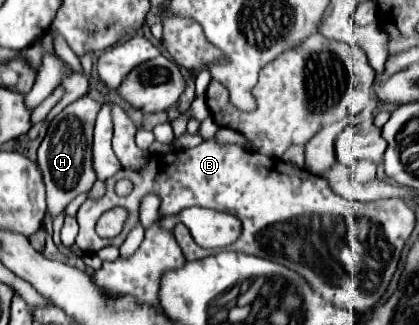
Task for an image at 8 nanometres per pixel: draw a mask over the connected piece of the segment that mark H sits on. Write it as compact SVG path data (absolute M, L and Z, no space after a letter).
M78 99L48 125L48 133L38 149L38 167L44 175L48 213L52 213L52 217L62 213L76 195L90 191L96 181L96 173L92 169L92 131L96 113L98 105L94 99Z

